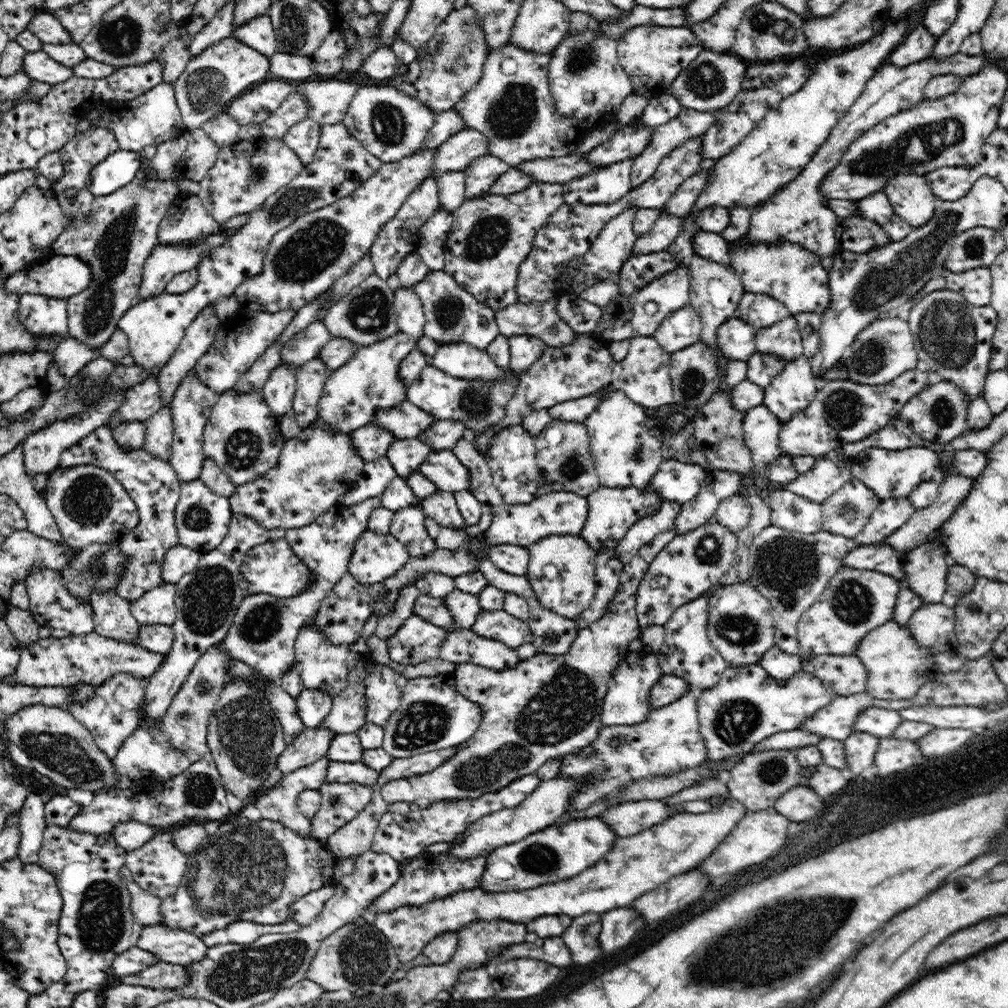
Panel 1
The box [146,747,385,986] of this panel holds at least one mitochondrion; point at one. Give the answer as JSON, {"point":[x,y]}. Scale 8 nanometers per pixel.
{"point":[240,871]}

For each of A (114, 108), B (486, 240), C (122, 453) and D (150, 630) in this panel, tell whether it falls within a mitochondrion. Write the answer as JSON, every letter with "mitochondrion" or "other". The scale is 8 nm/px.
{"A":"other","B":"mitochondrion","C":"other","D":"other"}

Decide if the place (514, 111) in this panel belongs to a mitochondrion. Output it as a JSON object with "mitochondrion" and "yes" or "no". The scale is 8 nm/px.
{"mitochondrion":"yes"}

